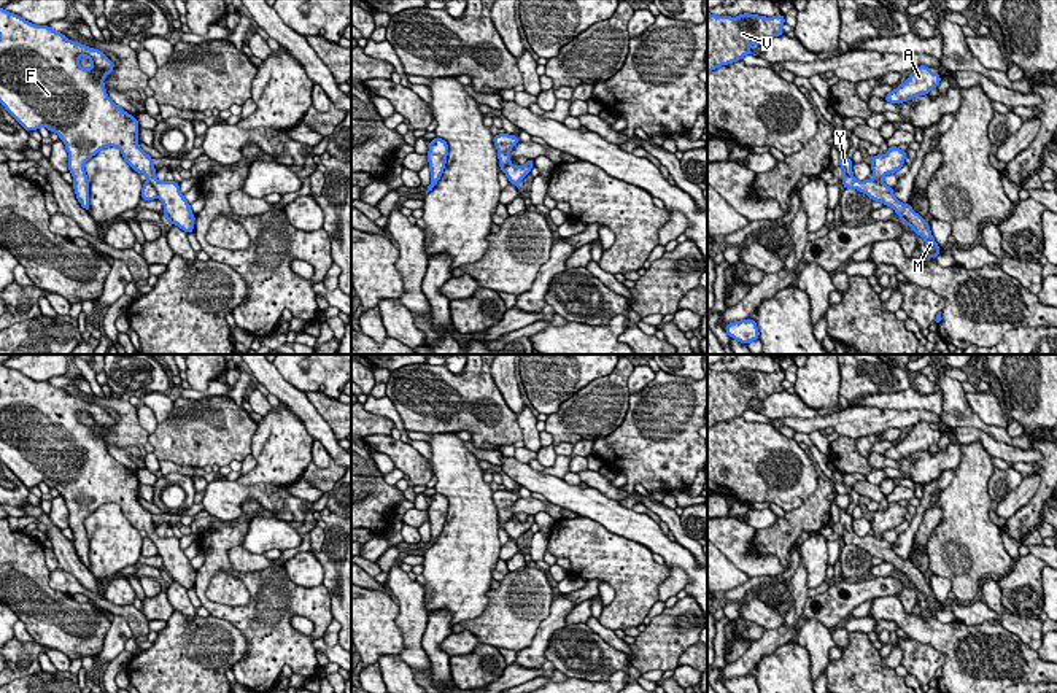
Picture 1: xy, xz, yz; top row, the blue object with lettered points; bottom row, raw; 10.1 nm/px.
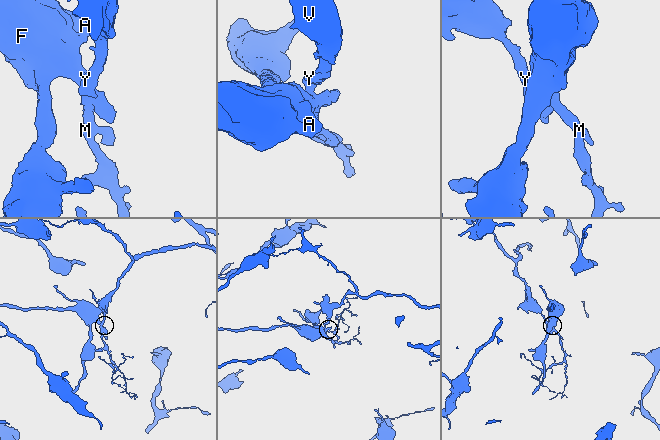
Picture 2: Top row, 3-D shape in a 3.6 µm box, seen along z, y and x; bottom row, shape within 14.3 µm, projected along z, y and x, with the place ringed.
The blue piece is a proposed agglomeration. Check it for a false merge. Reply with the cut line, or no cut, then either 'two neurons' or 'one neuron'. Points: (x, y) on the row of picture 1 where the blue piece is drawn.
xy (148, 180), (158, 196) | two neurons

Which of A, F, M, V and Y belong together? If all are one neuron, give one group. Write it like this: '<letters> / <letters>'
A F / M V Y

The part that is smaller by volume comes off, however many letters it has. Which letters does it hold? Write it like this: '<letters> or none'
M, V, Y

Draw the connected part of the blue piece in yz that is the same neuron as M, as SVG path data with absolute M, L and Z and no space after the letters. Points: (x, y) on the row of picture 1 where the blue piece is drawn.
M839 153L839 167L842 168L842 188L854 188L866 194L871 200L892 207L896 216L901 218L901 223L909 226L917 235L925 240L925 256L930 259L936 259L936 256L941 253L941 248L931 235L928 221L916 213L909 203L900 202L893 194L893 188L869 178L865 181L855 180L852 165L854 161L847 157L847 153Z

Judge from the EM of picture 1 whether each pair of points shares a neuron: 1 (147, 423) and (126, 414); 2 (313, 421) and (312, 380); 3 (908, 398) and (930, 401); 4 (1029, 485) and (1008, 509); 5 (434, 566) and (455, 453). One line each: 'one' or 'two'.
1: two
2: two
3: one
4: one
5: one

